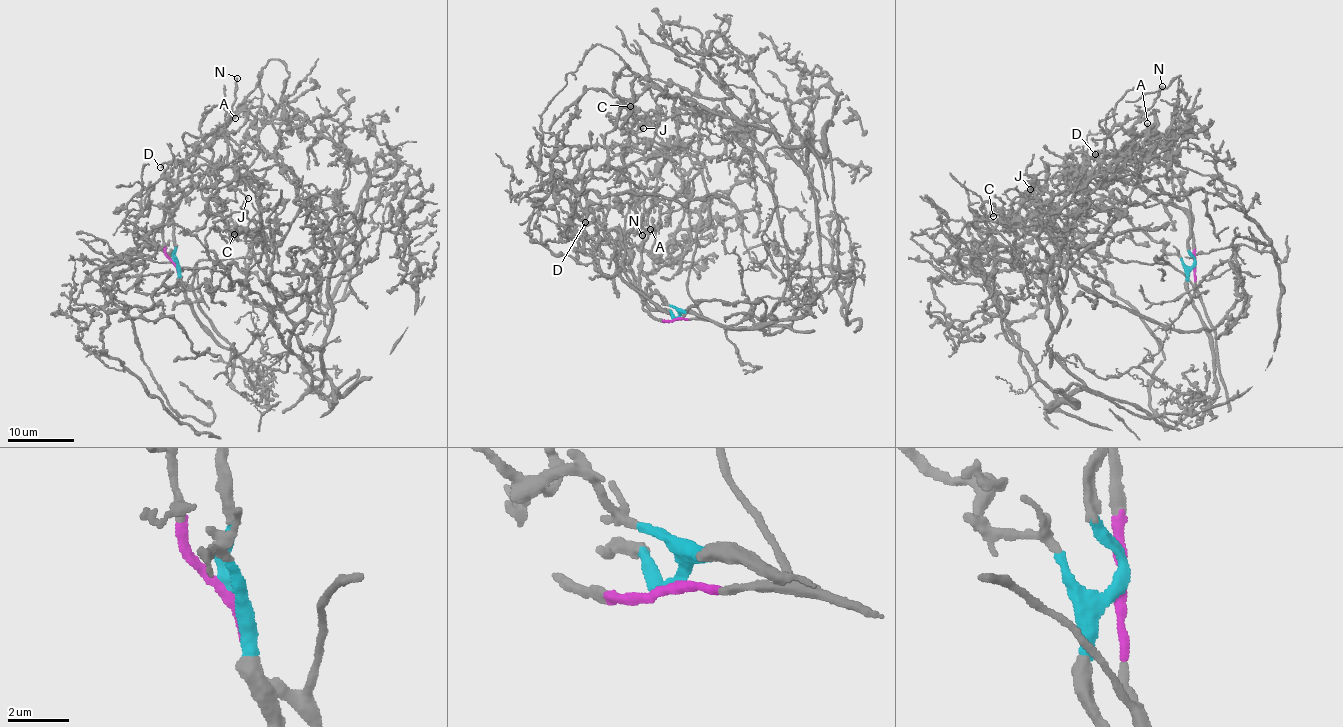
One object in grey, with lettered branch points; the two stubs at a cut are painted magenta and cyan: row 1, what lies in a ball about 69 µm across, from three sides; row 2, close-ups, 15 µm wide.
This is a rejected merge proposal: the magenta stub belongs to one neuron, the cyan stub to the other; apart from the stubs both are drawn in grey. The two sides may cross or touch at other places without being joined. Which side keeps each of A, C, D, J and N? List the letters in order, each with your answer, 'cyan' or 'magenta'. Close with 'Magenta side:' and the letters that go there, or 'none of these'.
A: magenta
C: magenta
D: magenta
J: cyan
N: cyan
Magenta side: A, C, D

